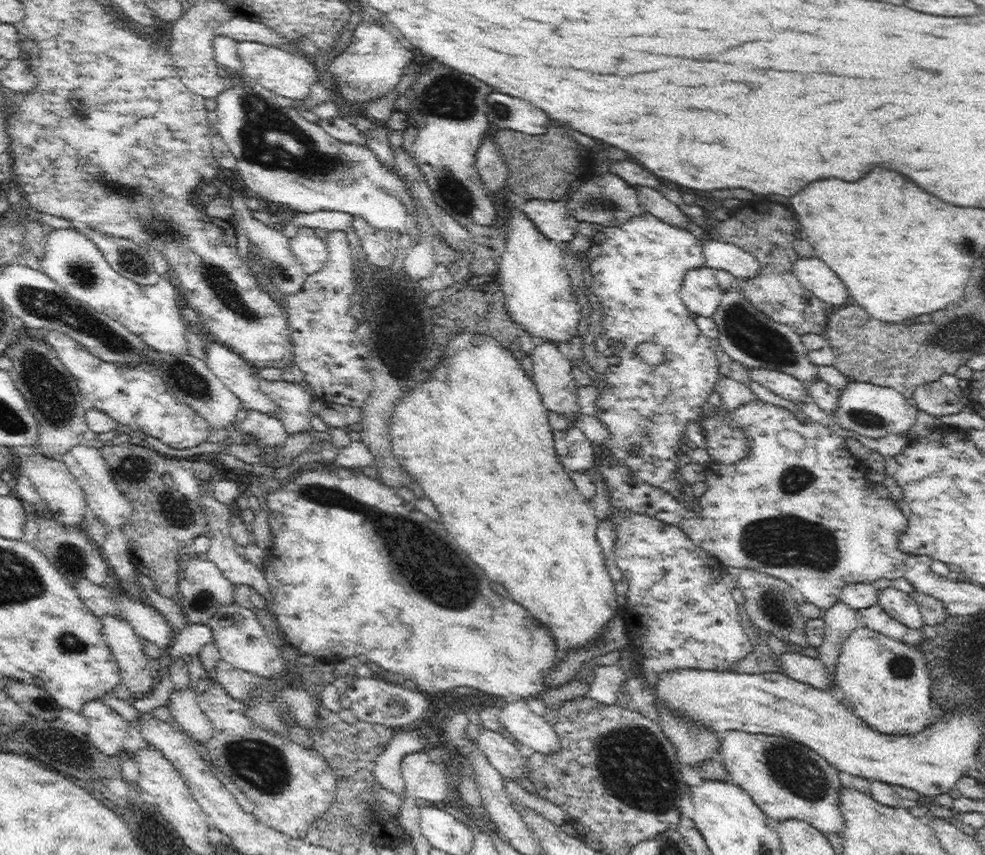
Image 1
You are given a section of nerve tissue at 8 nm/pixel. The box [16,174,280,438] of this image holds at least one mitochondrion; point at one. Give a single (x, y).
(53, 399)

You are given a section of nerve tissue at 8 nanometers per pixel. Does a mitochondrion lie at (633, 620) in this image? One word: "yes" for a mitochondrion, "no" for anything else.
no

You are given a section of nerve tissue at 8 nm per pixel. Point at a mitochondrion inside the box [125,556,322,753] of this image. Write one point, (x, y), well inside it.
(202, 601)

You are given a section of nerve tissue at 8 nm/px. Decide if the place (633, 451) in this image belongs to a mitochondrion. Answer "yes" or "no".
yes

